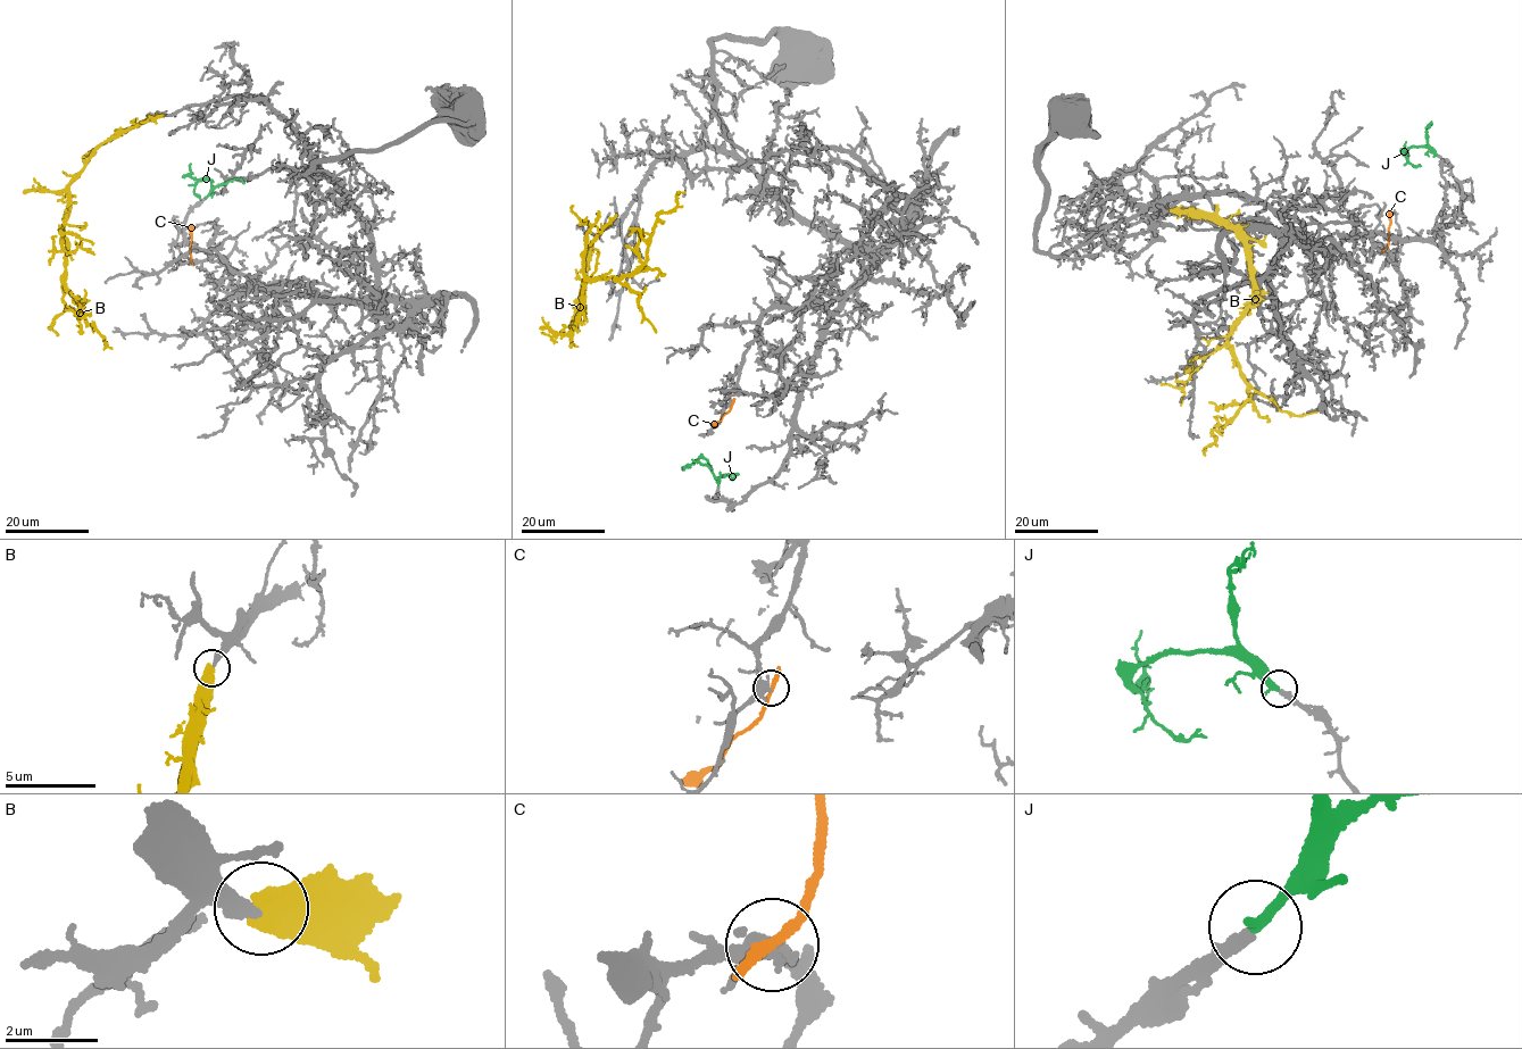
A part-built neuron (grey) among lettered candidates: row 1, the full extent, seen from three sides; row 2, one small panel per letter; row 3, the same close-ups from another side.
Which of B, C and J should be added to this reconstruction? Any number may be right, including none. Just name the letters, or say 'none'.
J

